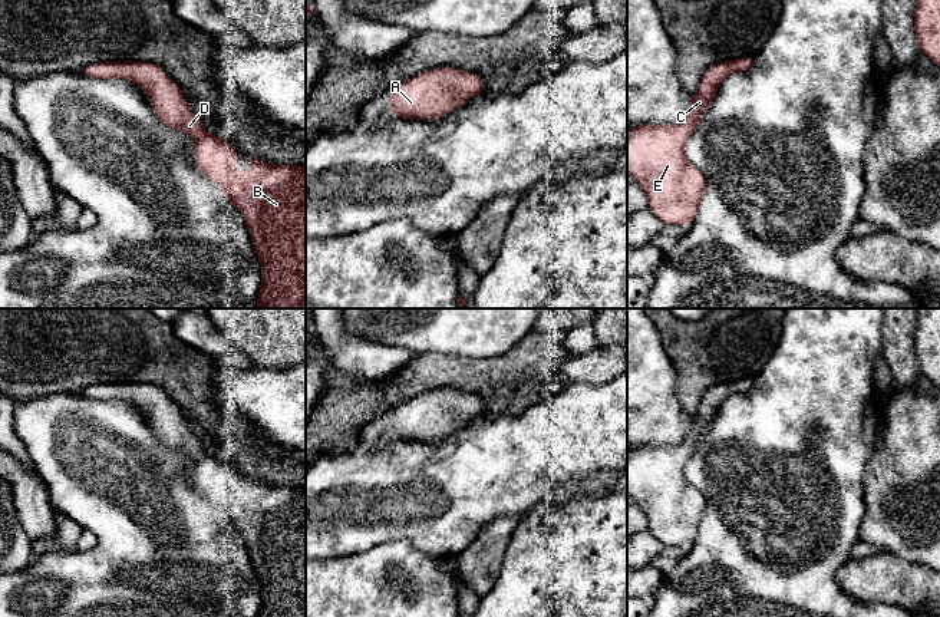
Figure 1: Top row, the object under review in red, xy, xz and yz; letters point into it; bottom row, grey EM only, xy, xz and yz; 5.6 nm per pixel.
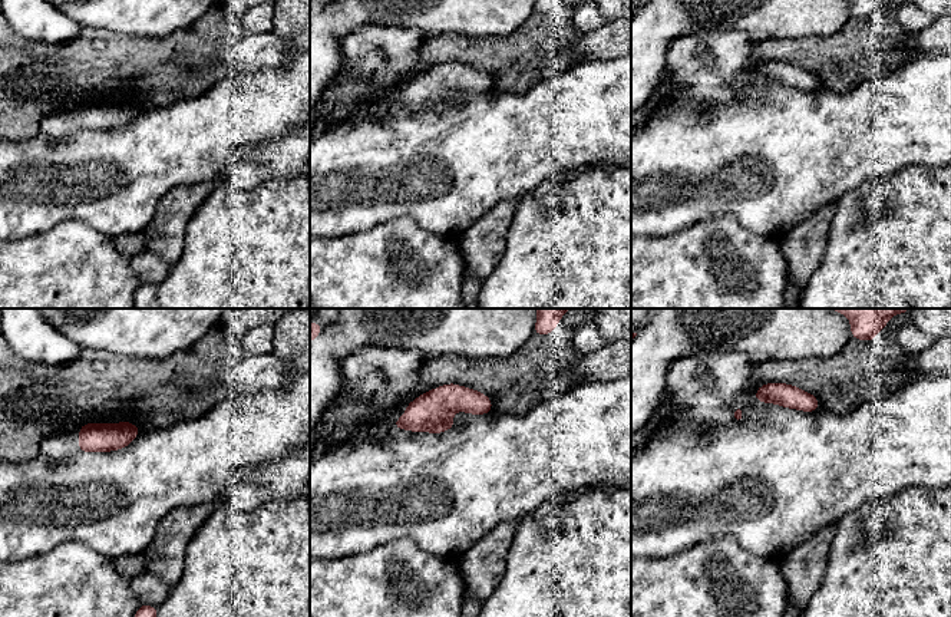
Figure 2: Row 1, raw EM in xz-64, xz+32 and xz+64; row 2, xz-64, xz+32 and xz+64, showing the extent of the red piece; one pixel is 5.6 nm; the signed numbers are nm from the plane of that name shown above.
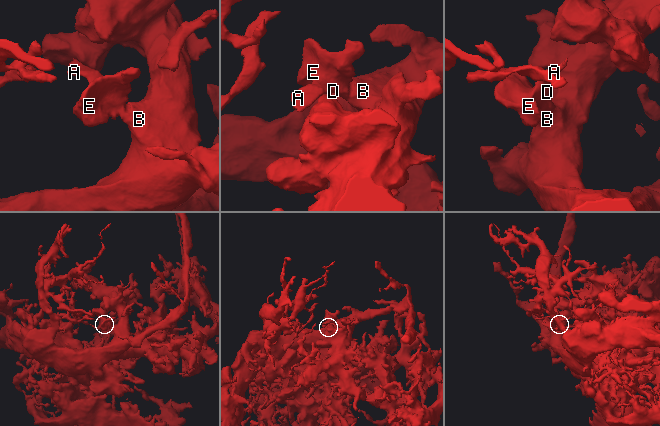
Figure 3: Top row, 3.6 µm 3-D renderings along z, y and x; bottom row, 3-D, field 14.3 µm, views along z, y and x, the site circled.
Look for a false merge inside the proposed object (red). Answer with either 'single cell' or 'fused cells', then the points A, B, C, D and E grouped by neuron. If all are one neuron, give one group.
single cell; groups A B C D E

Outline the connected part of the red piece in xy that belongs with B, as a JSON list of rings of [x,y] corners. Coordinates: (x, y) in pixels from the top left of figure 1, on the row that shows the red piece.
[[[99,62],[80,67],[80,72],[93,79],[128,79],[142,88],[158,119],[171,129],[178,129],[194,138],[192,155],[197,158],[199,172],[218,182],[222,198],[232,202],[245,220],[247,230],[254,244],[254,251],[261,264],[261,287],[257,308],[306,308],[306,166],[265,164],[247,158],[251,162],[248,172],[235,171],[235,148],[225,139],[208,133],[192,109],[187,105],[182,90],[158,65],[148,62]]]

